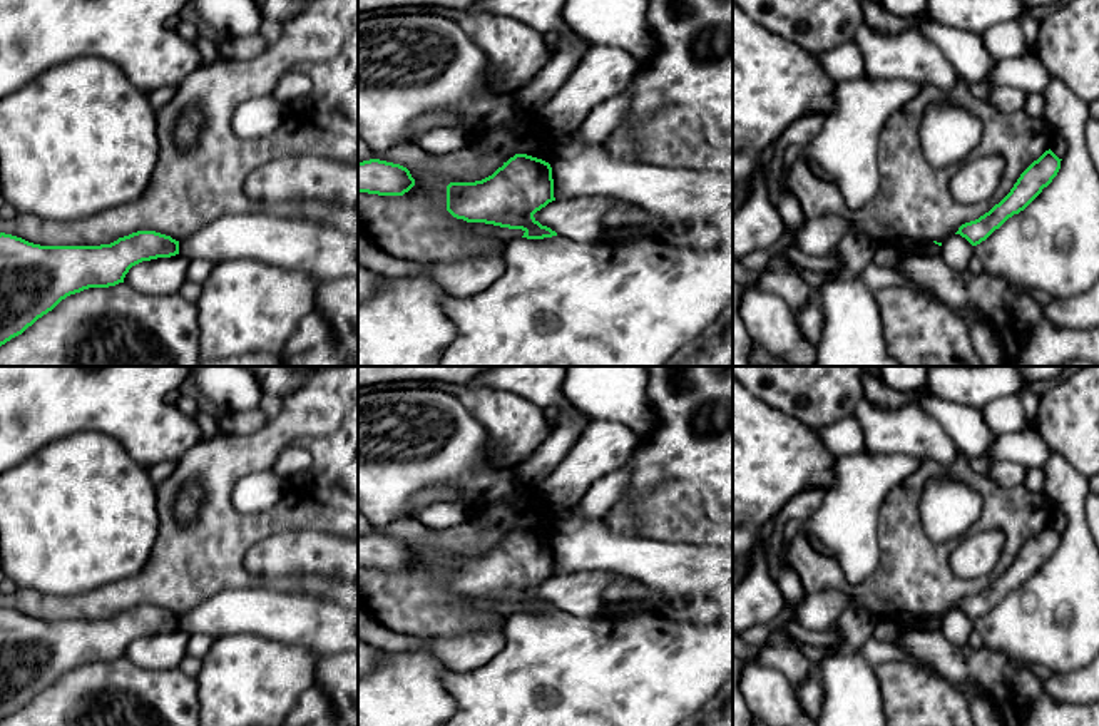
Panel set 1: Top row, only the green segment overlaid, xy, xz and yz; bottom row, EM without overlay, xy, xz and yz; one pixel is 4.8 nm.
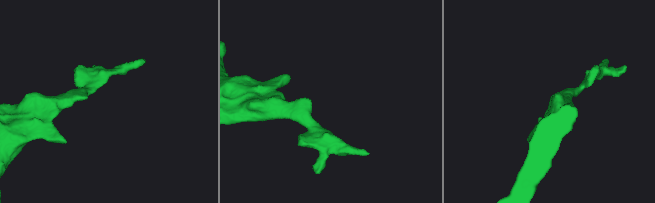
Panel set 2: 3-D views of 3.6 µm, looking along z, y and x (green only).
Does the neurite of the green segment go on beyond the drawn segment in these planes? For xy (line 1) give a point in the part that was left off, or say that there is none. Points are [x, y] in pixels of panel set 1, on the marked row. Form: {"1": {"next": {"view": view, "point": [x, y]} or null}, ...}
{"1": {"next": null}}

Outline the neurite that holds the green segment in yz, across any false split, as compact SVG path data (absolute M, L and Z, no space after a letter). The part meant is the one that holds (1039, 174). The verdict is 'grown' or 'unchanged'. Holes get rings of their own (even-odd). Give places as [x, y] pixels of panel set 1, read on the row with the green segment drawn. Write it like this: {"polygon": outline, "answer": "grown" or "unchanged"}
{"polygon": "M1050 149L1045 151L1020 174L999 204L979 219L962 224L955 234L965 238L972 246L985 241L1009 217L1024 211L1052 182L1061 169L1061 161Z", "answer": "unchanged"}

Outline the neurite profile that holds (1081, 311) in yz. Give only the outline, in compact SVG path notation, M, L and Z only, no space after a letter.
M1099 279L1084 294L1044 306L1045 318L1062 328L1099 326Z

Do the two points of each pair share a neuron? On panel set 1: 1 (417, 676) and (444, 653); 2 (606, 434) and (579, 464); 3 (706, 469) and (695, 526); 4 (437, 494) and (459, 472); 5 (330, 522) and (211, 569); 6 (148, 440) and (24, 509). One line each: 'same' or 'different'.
1: different
2: same
3: different
4: different
5: same
6: different

